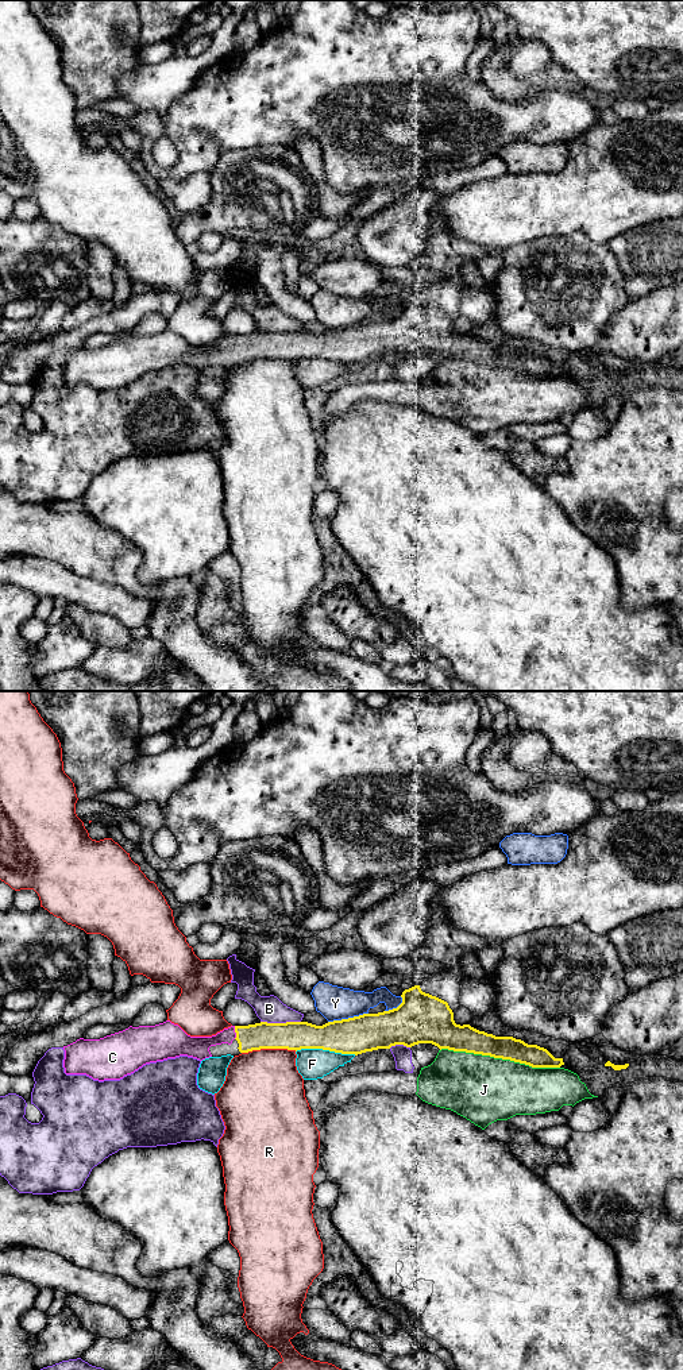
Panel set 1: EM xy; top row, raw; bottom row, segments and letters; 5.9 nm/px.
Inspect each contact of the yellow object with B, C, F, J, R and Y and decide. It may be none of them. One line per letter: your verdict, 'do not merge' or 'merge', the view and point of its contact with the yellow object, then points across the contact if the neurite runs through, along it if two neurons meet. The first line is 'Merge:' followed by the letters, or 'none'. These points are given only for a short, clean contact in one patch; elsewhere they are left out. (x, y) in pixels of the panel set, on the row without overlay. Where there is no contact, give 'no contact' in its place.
Merge: C
B: do not merge | xy (281, 332)
C: merge | xy (235, 340) | across xy (261, 344), (244, 344), (235, 340), (197, 357)
F: do not merge | xy (325, 358)
J: do not merge | xy (500, 366)
R: do not merge | xy (269, 357) | along xy (296, 359), (253, 358), (242, 362)
Y: do not merge | xy (348, 327)

